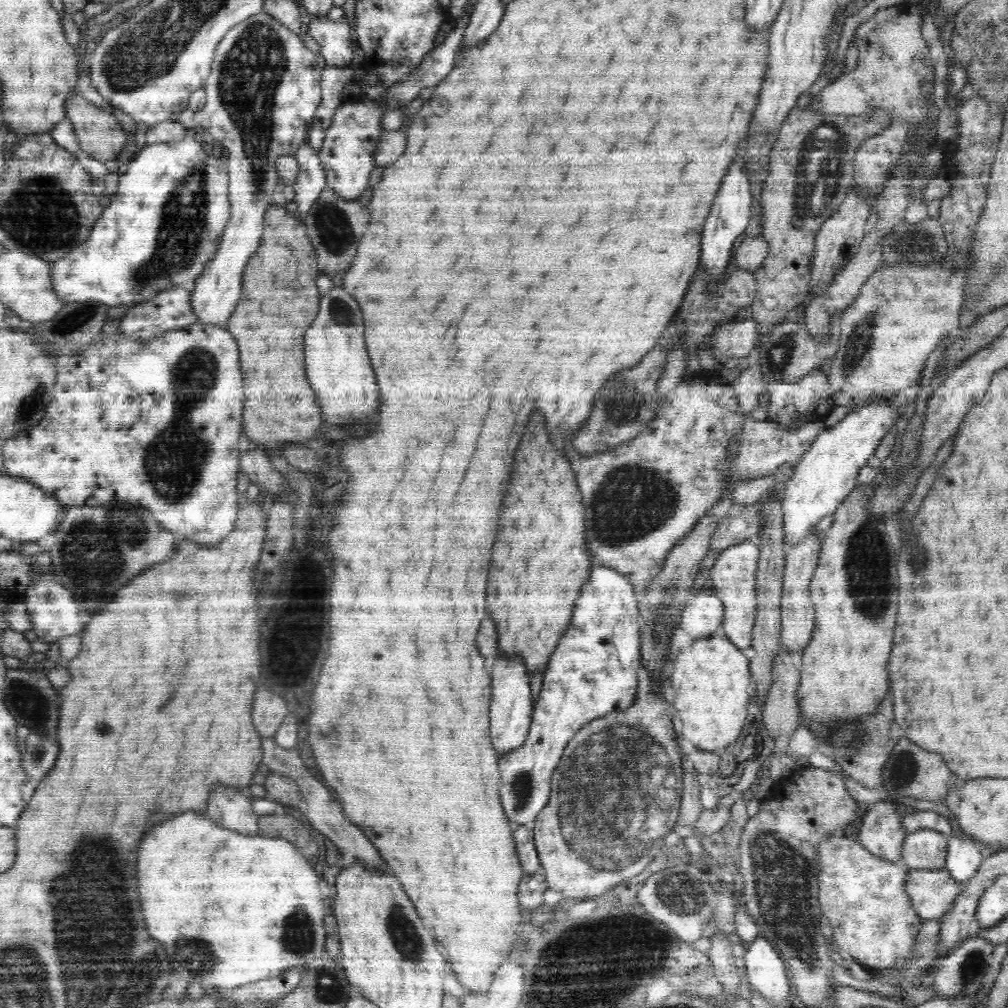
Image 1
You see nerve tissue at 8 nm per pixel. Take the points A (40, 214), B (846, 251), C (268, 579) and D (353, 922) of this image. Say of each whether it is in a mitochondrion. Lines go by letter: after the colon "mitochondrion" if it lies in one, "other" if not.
A: mitochondrion
B: other
C: mitochondrion
D: other

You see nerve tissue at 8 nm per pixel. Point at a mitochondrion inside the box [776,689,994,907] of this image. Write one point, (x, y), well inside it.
(903, 769)

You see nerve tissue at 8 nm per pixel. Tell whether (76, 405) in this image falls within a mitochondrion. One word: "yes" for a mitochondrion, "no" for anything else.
no

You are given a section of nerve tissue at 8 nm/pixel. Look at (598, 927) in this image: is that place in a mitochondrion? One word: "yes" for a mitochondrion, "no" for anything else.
yes

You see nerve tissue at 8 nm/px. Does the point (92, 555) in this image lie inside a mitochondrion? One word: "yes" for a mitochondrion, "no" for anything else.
yes

